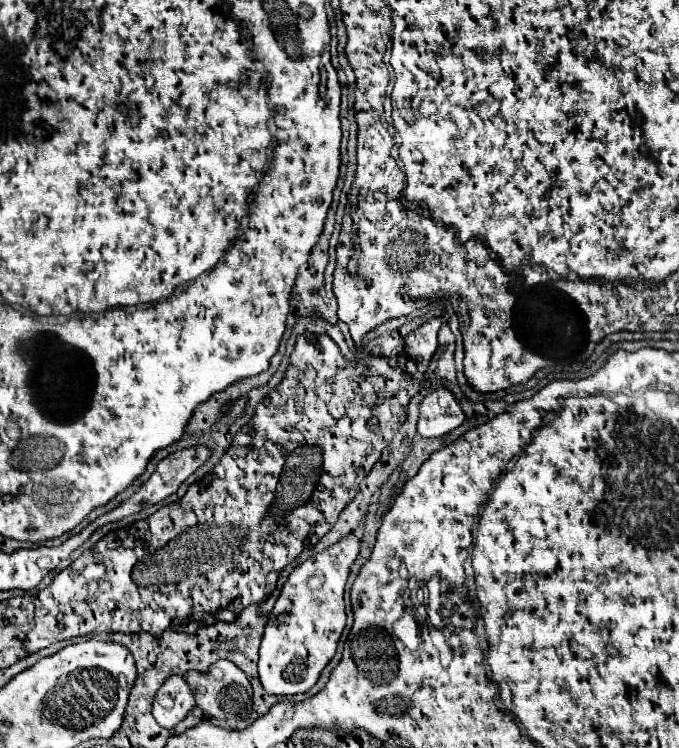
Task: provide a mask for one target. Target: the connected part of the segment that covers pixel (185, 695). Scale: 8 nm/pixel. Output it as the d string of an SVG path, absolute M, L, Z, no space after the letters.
M171 675L153 699L153 717L161 727L173 729L193 707L195 699L185 679L181 675Z

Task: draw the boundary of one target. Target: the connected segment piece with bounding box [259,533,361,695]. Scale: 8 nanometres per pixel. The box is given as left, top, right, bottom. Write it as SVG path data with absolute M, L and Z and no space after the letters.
M349 533L325 553L297 565L281 587L281 595L269 615L259 649L259 679L271 695L297 695L309 691L325 665L333 659L337 641L345 629L345 583L349 567L361 547L361 535Z

